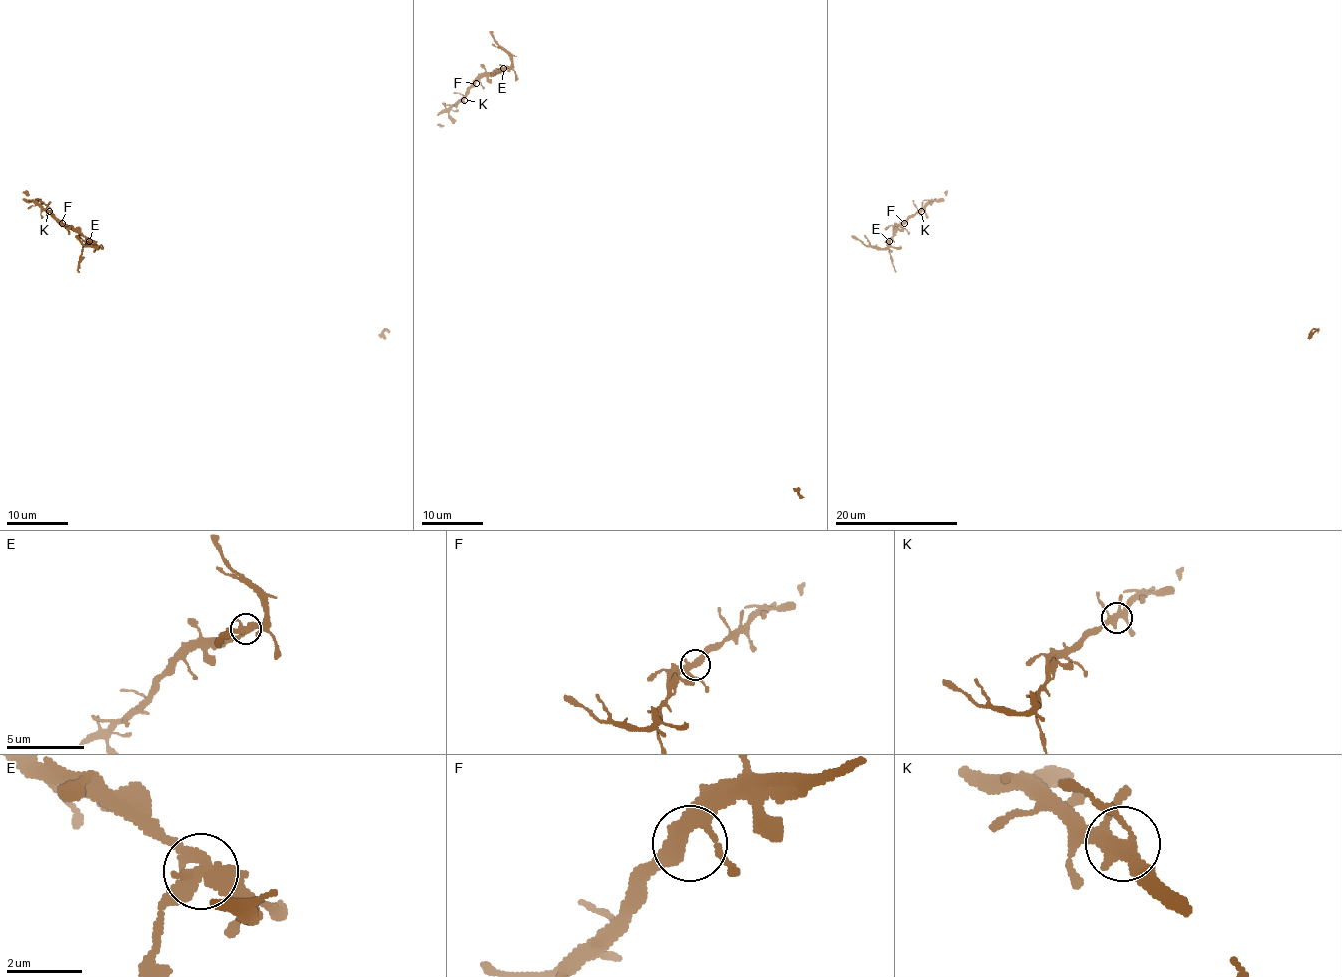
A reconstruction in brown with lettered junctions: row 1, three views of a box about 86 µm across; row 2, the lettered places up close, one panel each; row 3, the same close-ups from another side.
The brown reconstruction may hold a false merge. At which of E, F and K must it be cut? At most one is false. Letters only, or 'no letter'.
E

